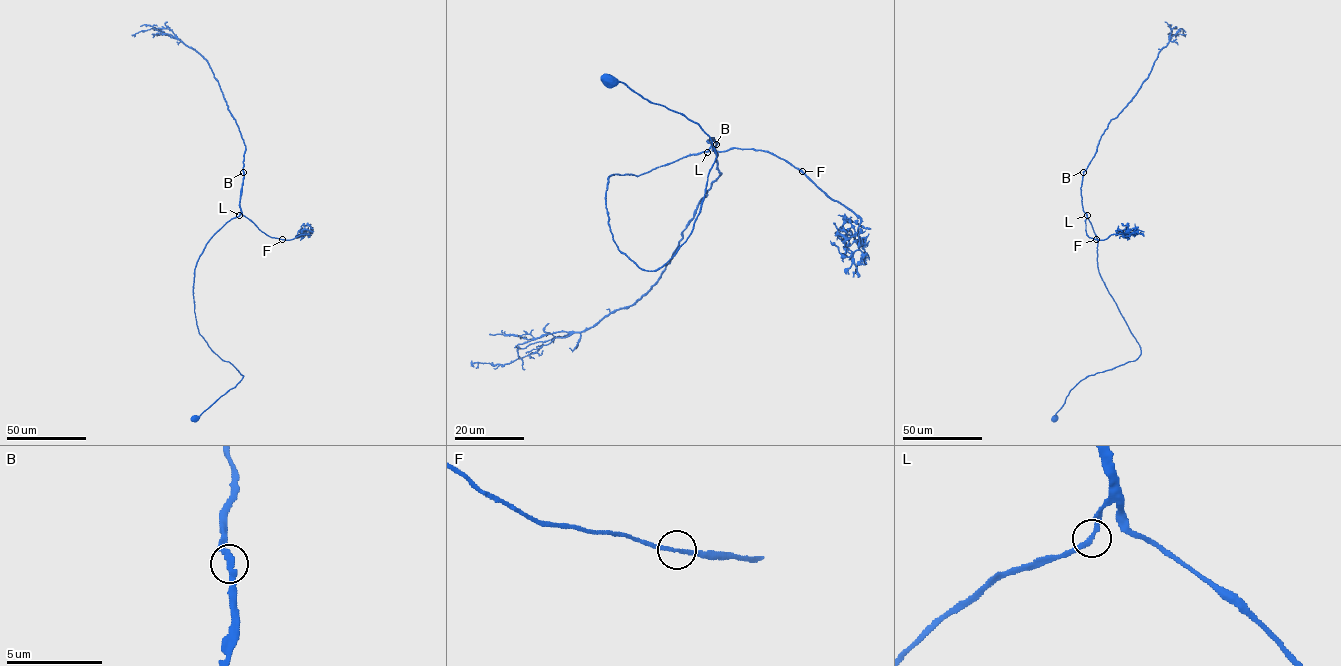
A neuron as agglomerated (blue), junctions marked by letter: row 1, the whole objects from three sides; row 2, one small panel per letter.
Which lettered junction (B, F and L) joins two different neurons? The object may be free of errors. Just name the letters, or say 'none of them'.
none of them

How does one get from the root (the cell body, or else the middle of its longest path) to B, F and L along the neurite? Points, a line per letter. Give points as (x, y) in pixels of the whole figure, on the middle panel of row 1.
B: (608, 81), (695, 121), (716, 153), (691, 233), (662, 266), (641, 269), (613, 240), (608, 178), (716, 144)
F: (608, 81), (695, 121), (716, 153), (691, 233), (643, 270), (610, 231), (612, 175), (711, 148), (802, 171)
L: (608, 81), (695, 121), (716, 153), (691, 233), (662, 266), (641, 269), (613, 240), (608, 178), (707, 152)

